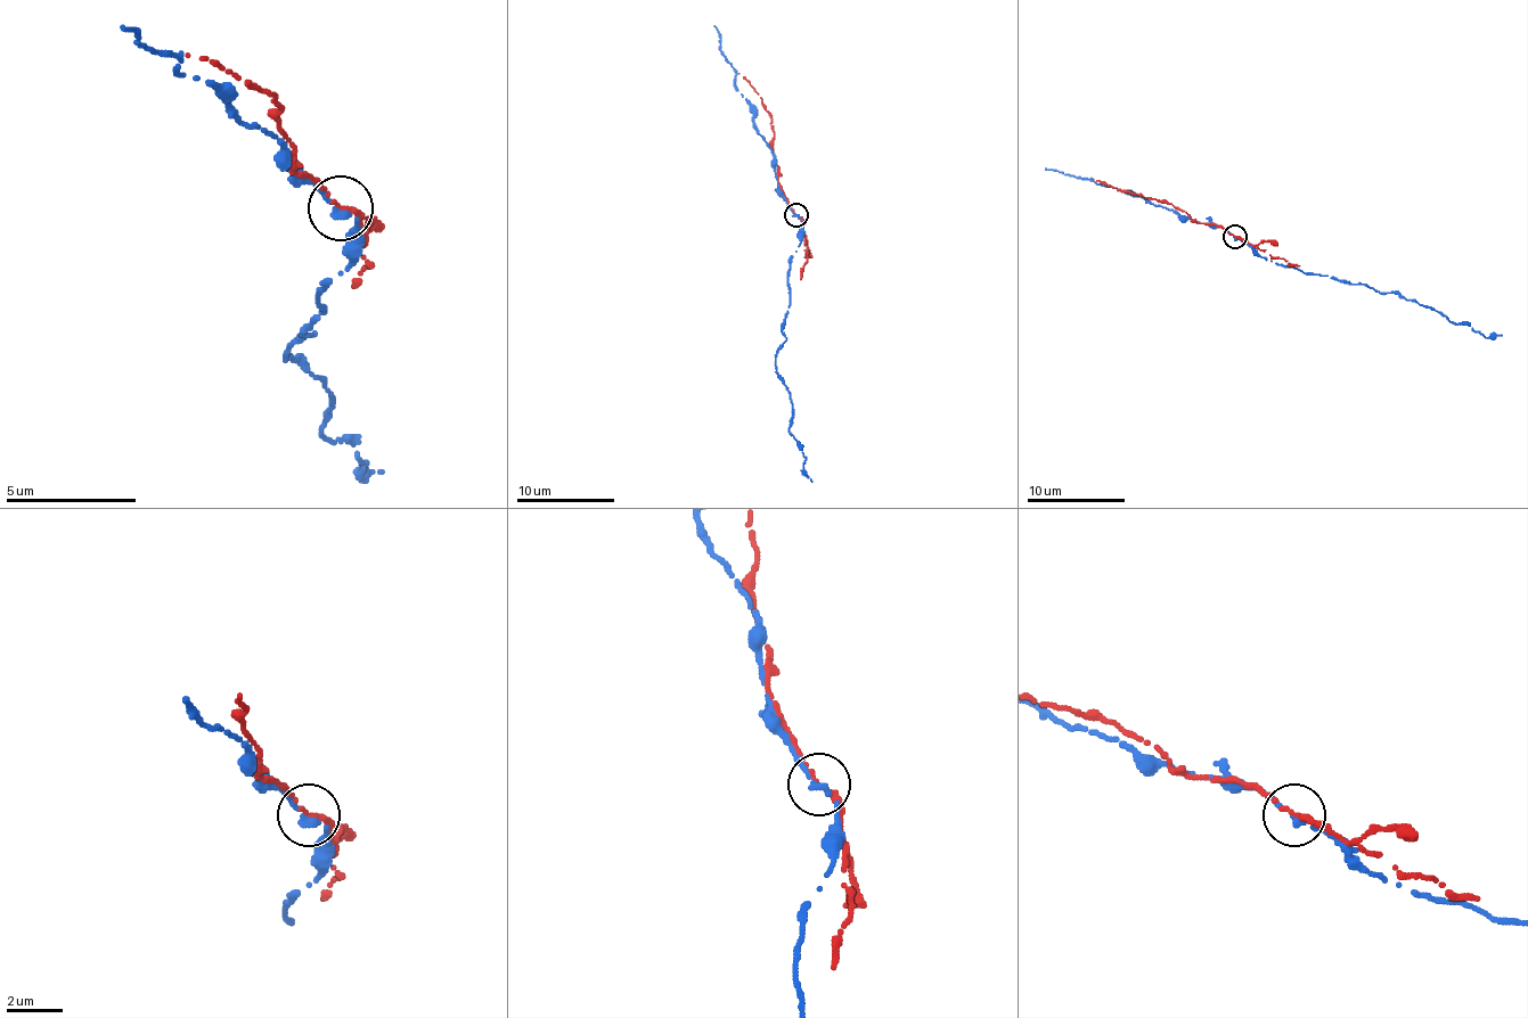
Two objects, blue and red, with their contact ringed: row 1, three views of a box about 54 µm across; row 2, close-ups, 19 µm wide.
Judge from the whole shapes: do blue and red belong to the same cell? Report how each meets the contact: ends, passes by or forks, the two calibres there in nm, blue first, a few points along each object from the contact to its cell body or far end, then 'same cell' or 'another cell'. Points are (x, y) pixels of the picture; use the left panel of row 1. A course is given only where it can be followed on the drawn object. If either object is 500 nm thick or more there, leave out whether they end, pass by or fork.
blue passes by; red passes by; 220 nm thick on the blue side, 180 nm on the other; blue runs (342, 210), (356, 262), (284, 359), (323, 379), (323, 437), (342, 437), (361, 476), (381, 470); red runs (342, 210), (316, 183), (289, 171), (277, 118), (277, 99), (186, 54); another cell

